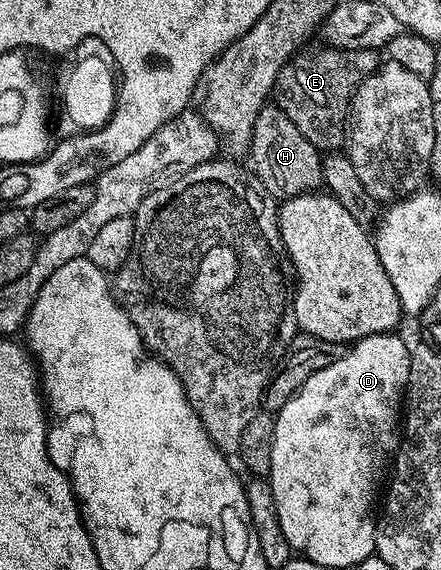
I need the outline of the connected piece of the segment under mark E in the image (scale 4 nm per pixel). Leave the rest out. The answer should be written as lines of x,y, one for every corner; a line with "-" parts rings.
323,47
320,53
300,52
291,58
287,64
281,67
281,71
275,80
273,90
274,104
292,123
313,143
315,148
320,151
331,151
336,148
335,145
344,140
345,137
345,118
349,113
349,102
358,88
360,82
364,81
371,73
375,72
381,64
381,57
374,49
333,49

